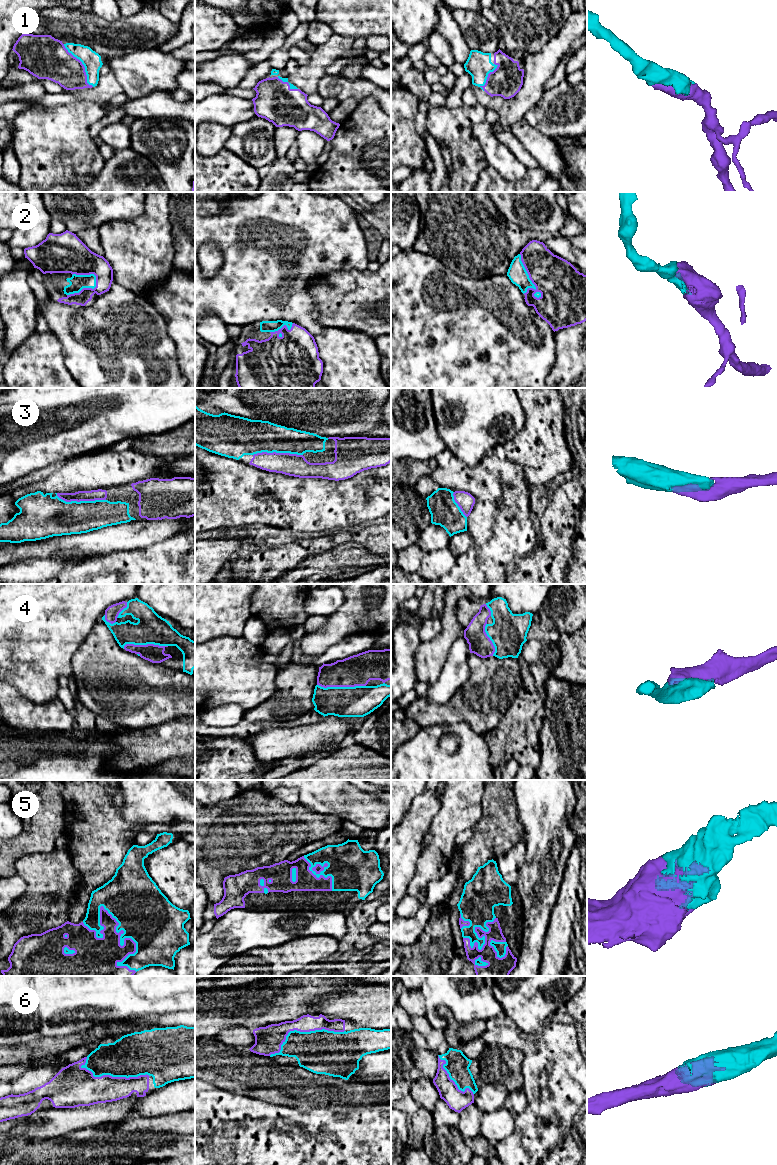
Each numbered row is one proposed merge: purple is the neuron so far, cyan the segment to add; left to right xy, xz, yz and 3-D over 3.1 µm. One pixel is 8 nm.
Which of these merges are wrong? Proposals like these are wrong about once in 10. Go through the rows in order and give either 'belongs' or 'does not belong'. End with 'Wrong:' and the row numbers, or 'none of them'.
1: belongs
2: belongs
3: belongs
4: belongs
5: belongs
6: belongs
Wrong: none of them

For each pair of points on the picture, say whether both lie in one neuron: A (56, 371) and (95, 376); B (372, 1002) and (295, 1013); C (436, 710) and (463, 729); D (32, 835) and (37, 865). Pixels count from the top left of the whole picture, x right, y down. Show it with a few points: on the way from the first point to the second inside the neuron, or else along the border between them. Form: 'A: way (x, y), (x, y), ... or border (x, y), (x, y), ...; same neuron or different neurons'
A: border (63, 350), (64, 365), (73, 377); different neurons
B: border (305, 1005), (311, 1009); different neurons
C: border (432, 725), (465, 722), (476, 733); different neurons
D: border (55, 848), (47, 852), (22, 855), (14, 863); different neurons

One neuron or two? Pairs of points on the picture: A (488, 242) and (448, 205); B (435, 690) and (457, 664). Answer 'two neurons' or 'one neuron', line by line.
A: one neuron
B: one neuron

